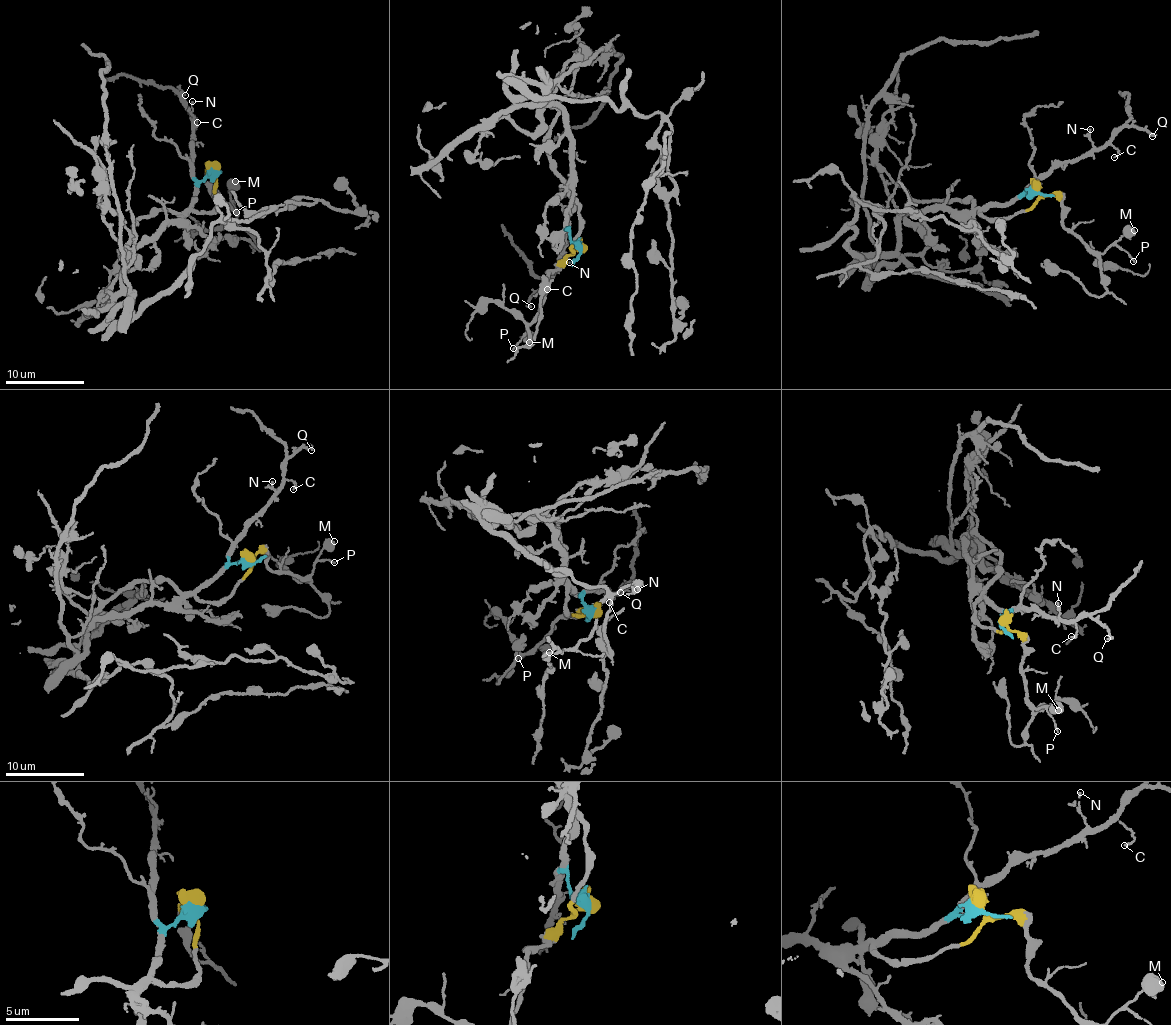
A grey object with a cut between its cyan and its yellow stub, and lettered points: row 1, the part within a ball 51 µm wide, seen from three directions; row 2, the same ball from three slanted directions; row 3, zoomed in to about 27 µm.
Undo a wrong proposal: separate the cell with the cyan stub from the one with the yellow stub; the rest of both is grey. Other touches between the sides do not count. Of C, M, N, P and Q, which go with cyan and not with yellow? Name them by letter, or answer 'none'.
C, N, Q

